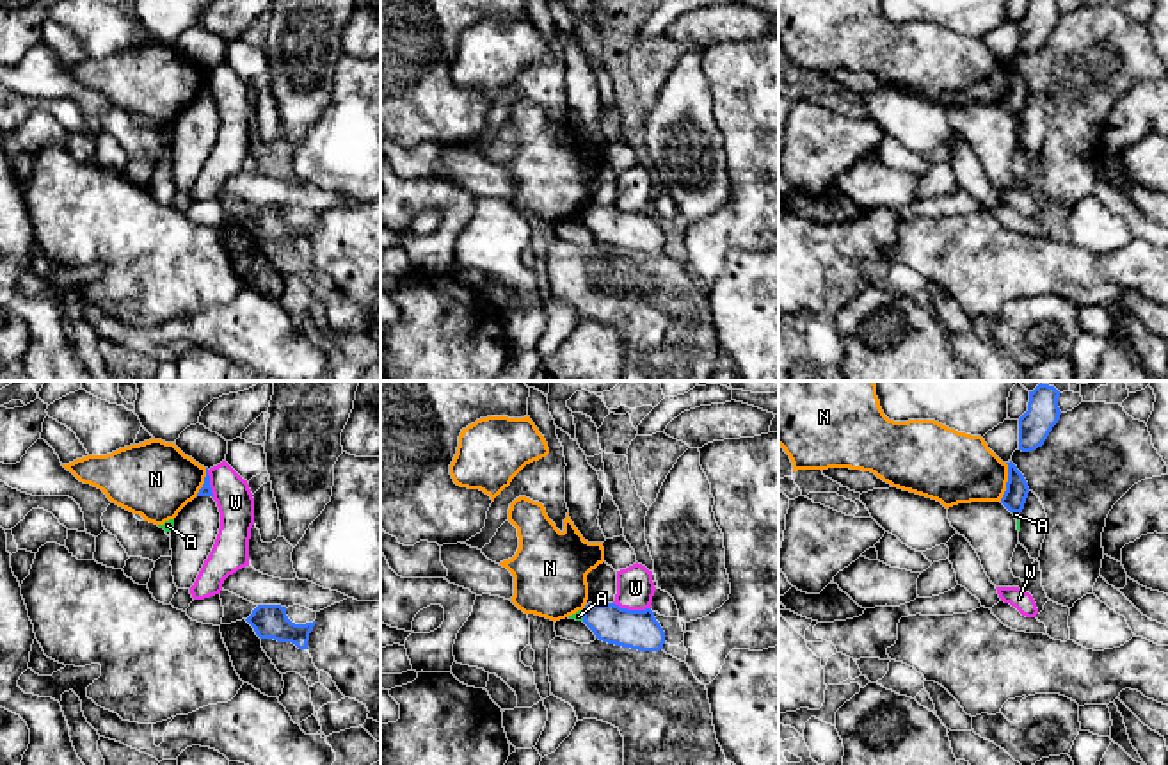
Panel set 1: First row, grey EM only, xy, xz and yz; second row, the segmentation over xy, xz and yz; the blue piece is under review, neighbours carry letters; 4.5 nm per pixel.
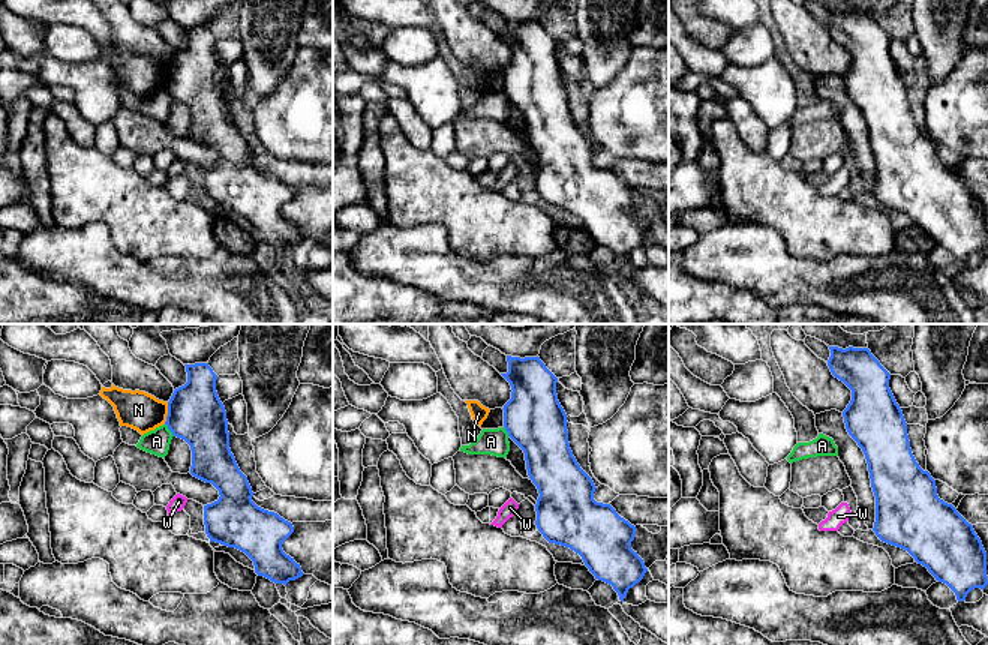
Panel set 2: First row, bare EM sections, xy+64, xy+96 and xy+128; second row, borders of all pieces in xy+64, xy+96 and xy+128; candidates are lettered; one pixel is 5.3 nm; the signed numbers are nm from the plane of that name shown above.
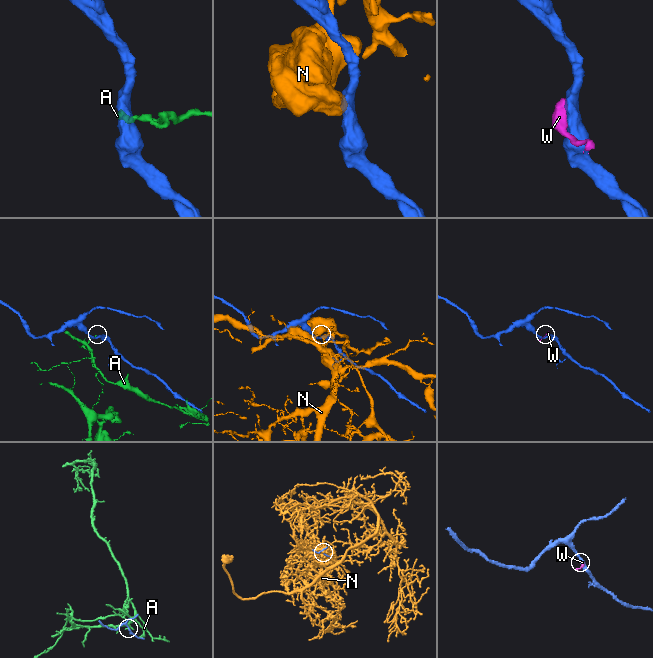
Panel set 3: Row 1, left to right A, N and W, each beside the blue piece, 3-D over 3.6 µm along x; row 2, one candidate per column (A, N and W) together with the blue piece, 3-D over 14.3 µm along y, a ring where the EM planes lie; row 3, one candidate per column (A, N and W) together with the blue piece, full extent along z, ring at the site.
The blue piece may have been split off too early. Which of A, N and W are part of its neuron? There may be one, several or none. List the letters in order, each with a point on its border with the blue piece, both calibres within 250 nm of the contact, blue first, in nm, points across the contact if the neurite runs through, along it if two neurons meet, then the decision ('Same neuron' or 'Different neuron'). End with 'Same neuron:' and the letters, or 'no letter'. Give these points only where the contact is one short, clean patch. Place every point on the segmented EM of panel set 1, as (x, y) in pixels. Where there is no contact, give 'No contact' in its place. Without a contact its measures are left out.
A: Touches blue at xz (584, 616). Thickness 180 nm (blue) against 50 nm. Boundary: xz (580, 611), (584, 620). Different neuron
N: Touches blue at yz (1007, 483). Thickness 110 nm (blue) against 320 nm. Boundary: yz (1007, 463), (1007, 490), (1000, 500). Different neuron
W: Touches blue at xz (632, 611). Thickness 180 nm (blue) against 170 nm. Boundary: xz (614, 602), (628, 609), (649, 609). Different neuron
Same neuron: no letter

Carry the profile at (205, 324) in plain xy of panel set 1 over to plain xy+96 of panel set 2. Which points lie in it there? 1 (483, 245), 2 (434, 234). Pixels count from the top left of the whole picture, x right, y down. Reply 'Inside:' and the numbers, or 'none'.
Inside: 2

